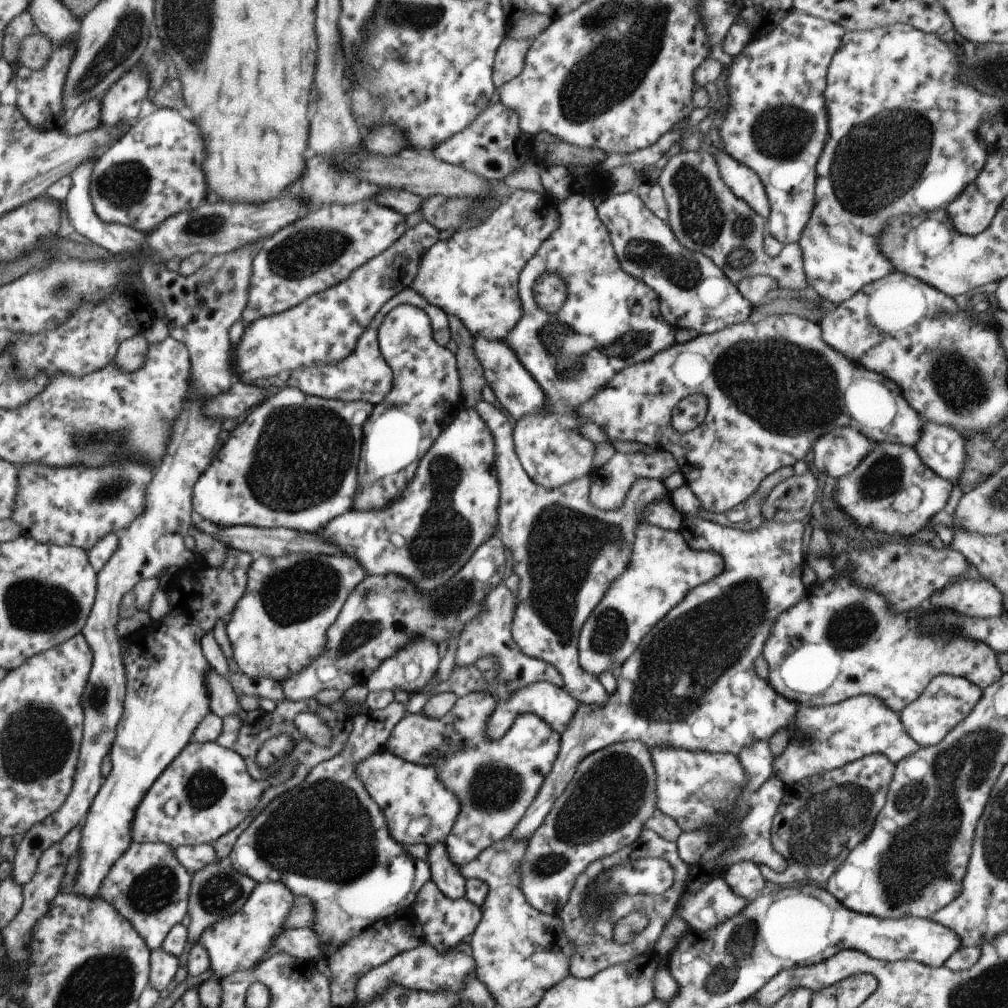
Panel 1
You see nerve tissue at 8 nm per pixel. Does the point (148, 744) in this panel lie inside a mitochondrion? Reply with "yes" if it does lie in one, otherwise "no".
no

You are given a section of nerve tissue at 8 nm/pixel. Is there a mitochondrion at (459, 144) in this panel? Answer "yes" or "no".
yes

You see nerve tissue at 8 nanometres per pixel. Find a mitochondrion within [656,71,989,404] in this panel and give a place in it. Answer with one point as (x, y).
(864, 162)

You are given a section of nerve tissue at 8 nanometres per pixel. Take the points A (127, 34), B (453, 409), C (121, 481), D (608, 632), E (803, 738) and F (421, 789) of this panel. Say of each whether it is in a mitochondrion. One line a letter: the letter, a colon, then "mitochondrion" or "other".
A: mitochondrion
B: other
C: mitochondrion
D: mitochondrion
E: other
F: other

